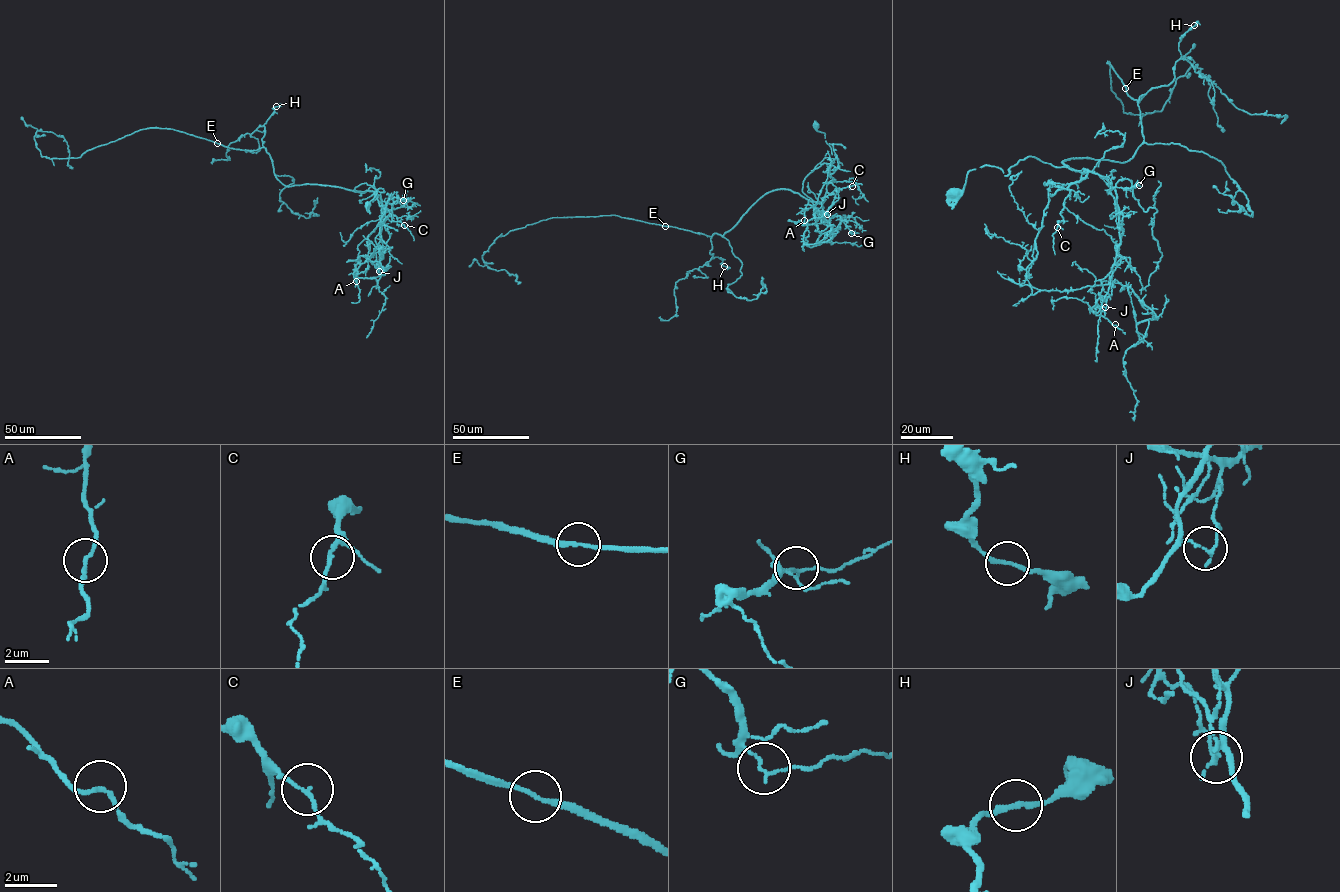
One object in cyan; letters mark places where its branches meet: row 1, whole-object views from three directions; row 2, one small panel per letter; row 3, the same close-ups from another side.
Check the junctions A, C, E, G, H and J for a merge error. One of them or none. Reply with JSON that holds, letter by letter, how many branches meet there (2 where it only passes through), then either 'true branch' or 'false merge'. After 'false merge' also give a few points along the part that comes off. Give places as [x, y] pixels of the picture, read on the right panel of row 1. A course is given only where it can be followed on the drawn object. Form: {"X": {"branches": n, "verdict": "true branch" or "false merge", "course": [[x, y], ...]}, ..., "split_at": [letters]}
{"A": {"branches": 2, "verdict": "true branch"}, "C": {"branches": 2, "verdict": "true branch"}, "E": {"branches": 2, "verdict": "true branch"}, "G": {"branches": 2, "verdict": "true branch"}, "H": {"branches": 2, "verdict": "true branch"}, "J": {"branches": 2, "verdict": "false merge", "course": [[1105, 307], [1117, 280], [1157, 319], [1148, 319], [1145, 337], [1125, 352], [1126, 377], [1137, 403], [1133, 420]]}, "split_at": ["J"]}

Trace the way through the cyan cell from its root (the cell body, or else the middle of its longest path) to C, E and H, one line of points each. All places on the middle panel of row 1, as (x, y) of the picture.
C: (815, 126), (824, 133), (831, 153), (837, 158), (827, 171), (833, 178), (826, 186), (827, 192), (852, 186)
E: (815, 126), (837, 158), (827, 171), (833, 178), (822, 203), (778, 189), (761, 196), (722, 237), (664, 226)
H: (815, 126), (837, 158), (825, 200), (766, 192), (712, 236), (710, 253), (724, 266)

